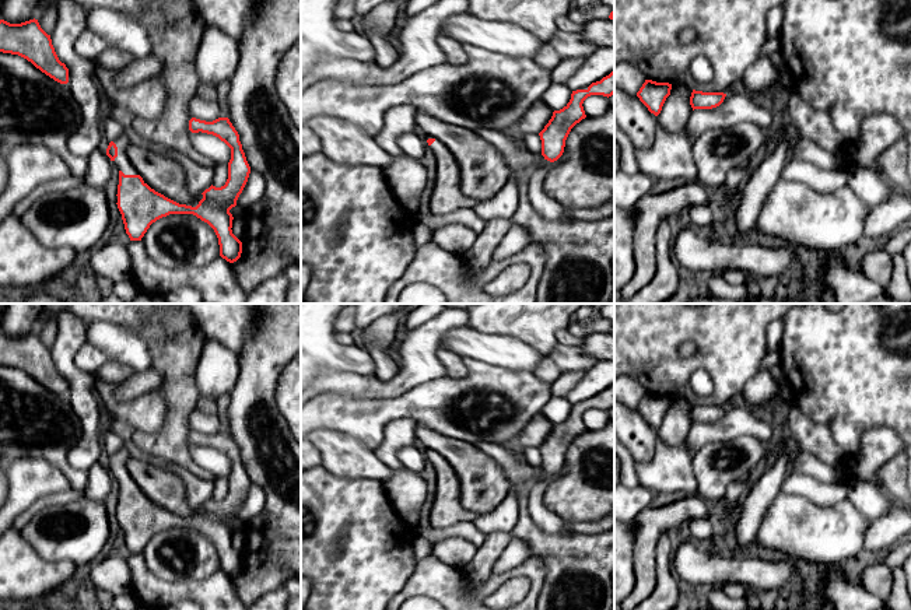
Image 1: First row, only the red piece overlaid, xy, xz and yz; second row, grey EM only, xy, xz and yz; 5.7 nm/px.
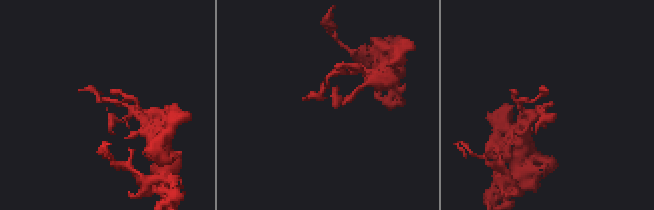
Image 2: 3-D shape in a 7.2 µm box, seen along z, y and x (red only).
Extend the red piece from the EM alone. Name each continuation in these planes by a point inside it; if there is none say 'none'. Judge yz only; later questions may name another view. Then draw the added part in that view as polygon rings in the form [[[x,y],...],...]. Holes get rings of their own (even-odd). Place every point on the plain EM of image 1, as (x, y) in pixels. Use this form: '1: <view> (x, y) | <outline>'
none

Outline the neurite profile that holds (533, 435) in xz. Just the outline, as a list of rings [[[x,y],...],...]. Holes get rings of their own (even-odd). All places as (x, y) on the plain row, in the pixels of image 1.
[[[542,413],[537,414],[529,425],[514,441],[508,441],[504,445],[516,453],[523,453],[526,448],[539,448],[553,430],[551,421],[549,421]]]

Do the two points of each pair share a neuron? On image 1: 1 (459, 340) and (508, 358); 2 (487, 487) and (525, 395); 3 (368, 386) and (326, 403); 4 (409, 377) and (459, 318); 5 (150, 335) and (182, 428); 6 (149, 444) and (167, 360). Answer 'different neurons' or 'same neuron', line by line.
1: same neuron
2: different neurons
3: different neurons
4: same neuron
5: same neuron
6: same neuron

